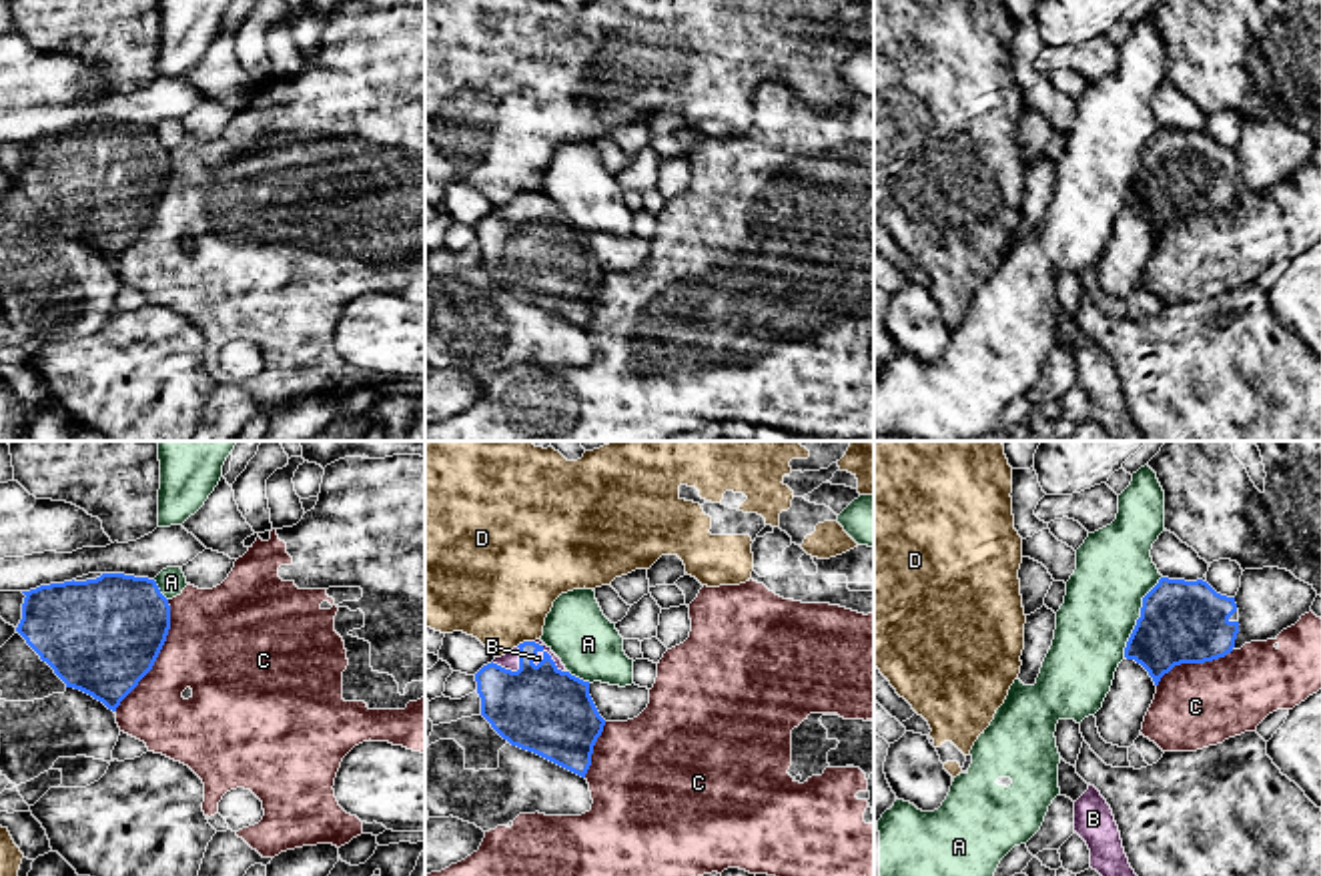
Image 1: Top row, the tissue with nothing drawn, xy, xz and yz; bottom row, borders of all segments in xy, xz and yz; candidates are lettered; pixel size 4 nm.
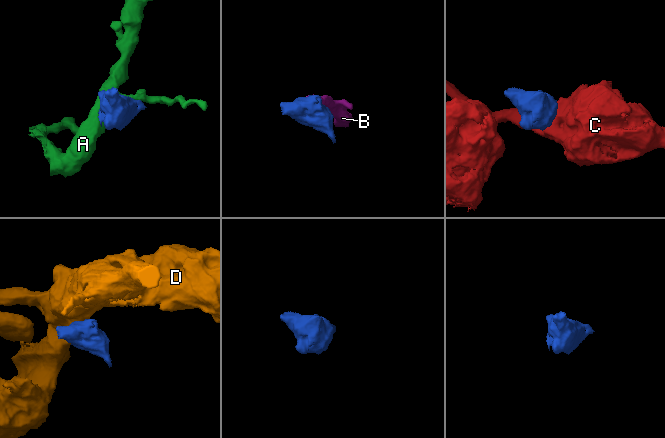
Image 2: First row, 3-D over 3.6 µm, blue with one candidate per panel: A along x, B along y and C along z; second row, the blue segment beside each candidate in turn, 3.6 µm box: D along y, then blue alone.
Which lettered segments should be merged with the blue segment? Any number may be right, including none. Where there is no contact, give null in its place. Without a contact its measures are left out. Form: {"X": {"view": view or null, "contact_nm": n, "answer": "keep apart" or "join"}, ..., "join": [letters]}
{"A": {"view": "yz", "contact_nm": 360, "answer": "keep apart"}, "B": {"view": "xz", "contact_nm": 180, "answer": "join"}, "C": {"view": "xy", "contact_nm": 500, "answer": "keep apart"}, "D": {"view": "xz", "contact_nm": 80, "answer": "keep apart"}, "join": ["B"]}

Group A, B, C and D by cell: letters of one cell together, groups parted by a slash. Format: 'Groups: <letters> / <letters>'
Groups: A / B / C / D

